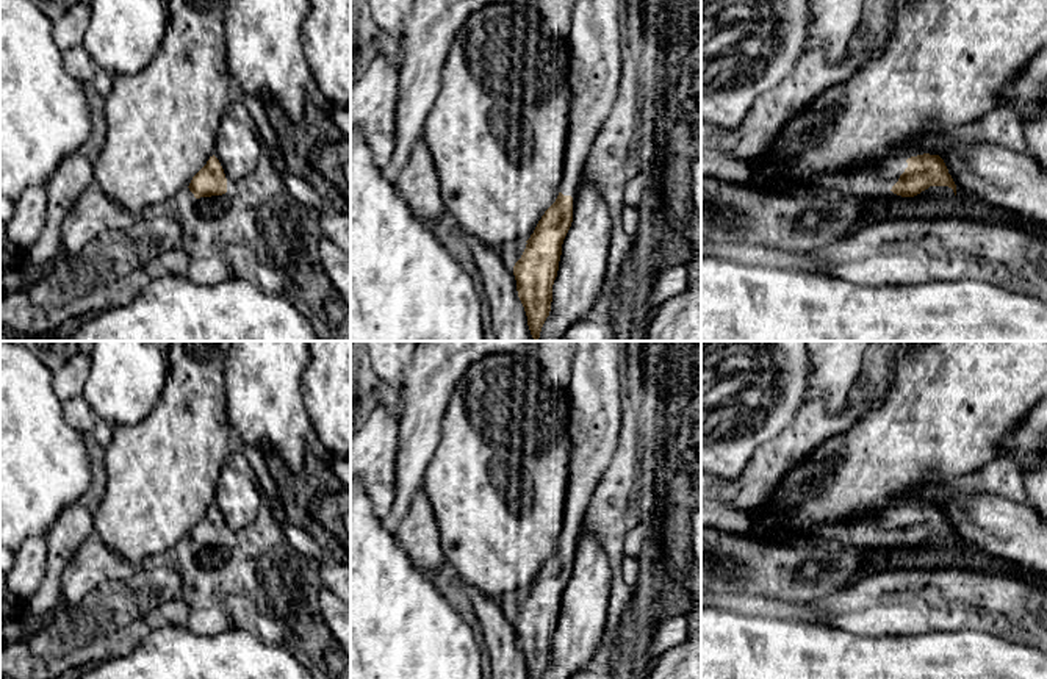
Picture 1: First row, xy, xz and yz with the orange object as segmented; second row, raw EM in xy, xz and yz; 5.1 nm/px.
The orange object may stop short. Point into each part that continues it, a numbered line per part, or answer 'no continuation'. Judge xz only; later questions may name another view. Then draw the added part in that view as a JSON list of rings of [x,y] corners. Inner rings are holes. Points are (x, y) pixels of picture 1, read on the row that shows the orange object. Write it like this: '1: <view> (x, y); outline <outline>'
1: xz (597, 28); outline [[[576,0],[570,16],[570,36],[563,44],[568,52],[571,105],[568,116],[568,135],[565,161],[559,191],[571,196],[582,180],[592,142],[598,128],[607,117],[618,92],[621,78],[621,38],[624,33],[623,17],[628,0]]]

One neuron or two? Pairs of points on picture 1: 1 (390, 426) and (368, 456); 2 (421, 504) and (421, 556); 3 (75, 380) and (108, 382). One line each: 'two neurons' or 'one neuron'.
1: one neuron
2: one neuron
3: two neurons

